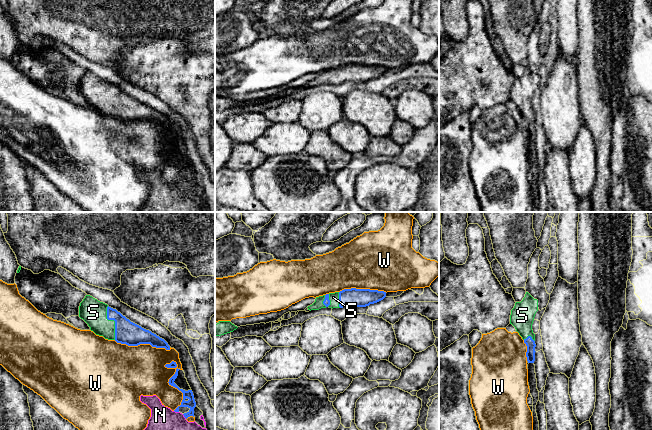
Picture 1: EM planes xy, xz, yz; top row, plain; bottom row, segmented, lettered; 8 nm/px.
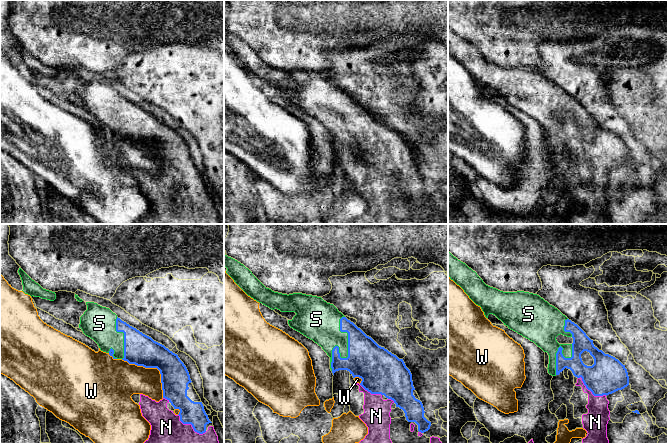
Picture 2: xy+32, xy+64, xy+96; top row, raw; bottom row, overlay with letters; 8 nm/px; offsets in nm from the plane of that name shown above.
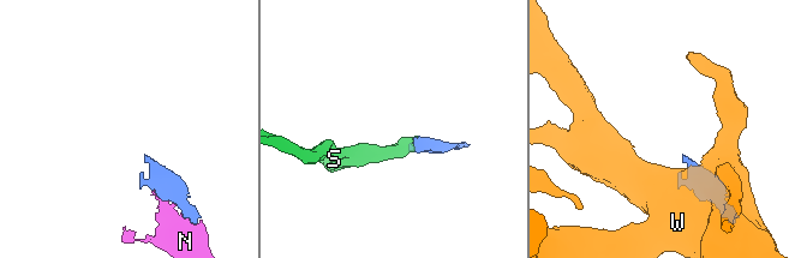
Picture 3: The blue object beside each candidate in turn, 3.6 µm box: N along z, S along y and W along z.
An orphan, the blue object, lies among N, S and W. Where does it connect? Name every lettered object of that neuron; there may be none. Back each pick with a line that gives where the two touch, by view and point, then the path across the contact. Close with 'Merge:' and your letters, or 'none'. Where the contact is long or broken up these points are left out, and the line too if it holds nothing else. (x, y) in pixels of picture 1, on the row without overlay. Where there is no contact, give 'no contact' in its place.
N: meets blue in xy at (176, 187)
S: meets blue in xy at (114, 96)
Merge: N, S

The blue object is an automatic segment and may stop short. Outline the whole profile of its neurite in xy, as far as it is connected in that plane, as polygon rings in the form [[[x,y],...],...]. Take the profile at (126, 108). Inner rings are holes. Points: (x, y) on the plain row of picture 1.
[[[86,71],[79,82],[79,93],[96,111],[128,122],[150,120],[152,123],[170,126],[168,119],[149,106],[131,98],[116,85]]]

